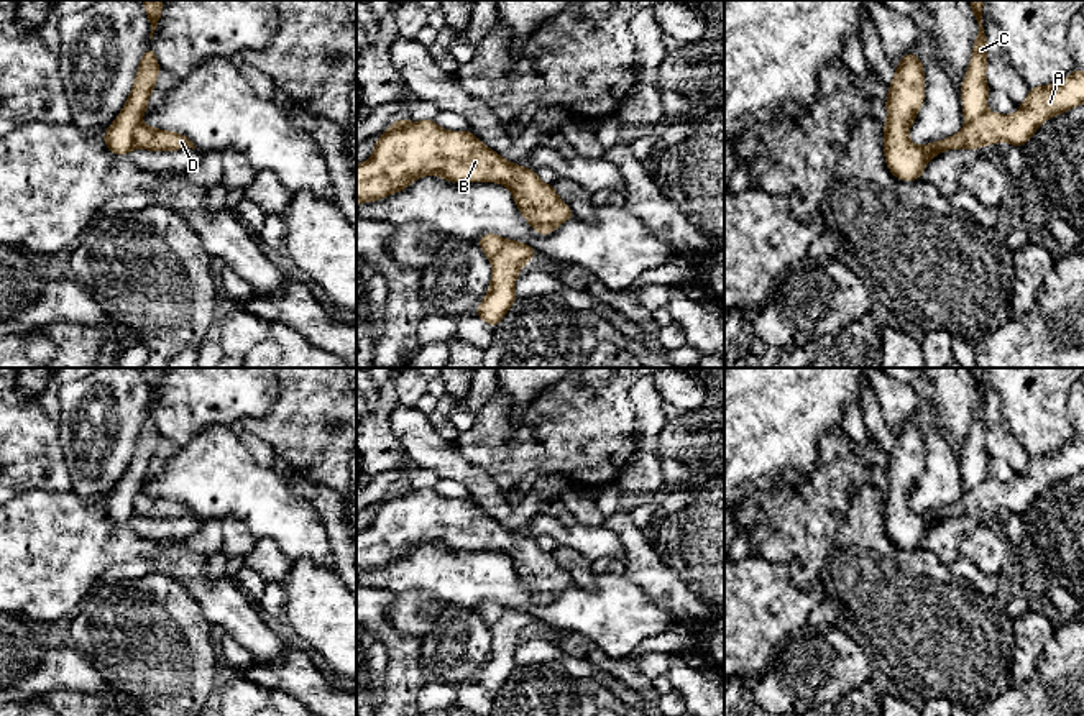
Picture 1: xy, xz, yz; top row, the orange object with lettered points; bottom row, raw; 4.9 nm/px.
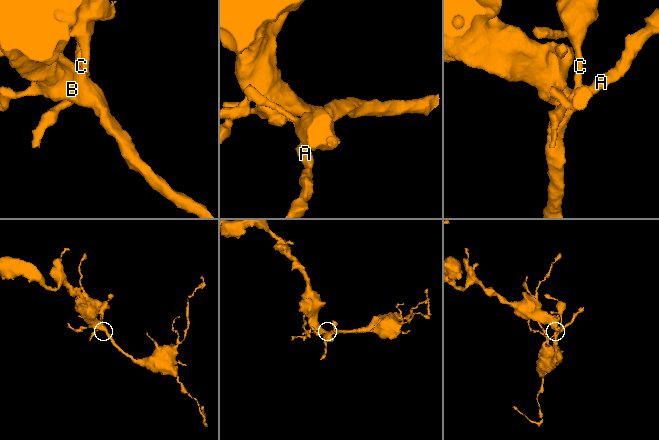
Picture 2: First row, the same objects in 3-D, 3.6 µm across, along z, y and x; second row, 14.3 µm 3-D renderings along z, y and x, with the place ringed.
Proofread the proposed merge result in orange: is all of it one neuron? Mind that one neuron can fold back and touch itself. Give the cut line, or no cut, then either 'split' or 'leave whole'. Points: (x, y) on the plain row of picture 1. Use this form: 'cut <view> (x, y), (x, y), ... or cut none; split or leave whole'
cut xy (140, 490), (133, 500), (133, 514); split

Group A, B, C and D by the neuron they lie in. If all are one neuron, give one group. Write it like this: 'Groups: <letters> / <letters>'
Groups: A B D / C

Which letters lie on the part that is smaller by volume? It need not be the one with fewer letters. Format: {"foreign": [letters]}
{"foreign": ["C"]}

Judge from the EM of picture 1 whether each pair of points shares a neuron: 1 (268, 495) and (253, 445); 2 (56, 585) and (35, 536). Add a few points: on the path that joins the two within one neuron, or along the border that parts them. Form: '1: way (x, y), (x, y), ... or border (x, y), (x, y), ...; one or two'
1: border (238, 437), (250, 455), (261, 467), (271, 470); two
2: way (45, 573), (38, 567), (38, 547); one

